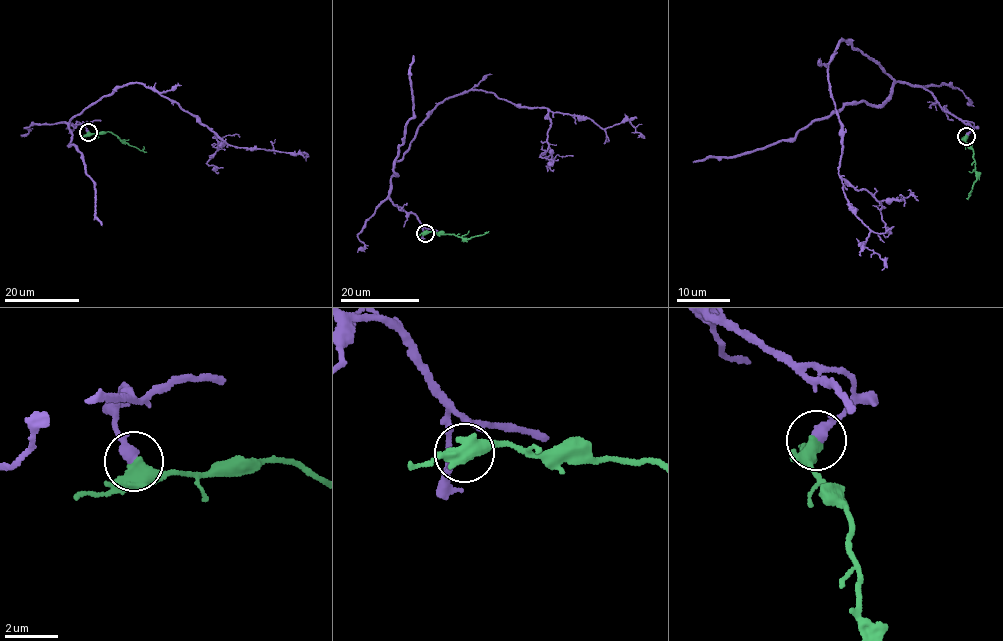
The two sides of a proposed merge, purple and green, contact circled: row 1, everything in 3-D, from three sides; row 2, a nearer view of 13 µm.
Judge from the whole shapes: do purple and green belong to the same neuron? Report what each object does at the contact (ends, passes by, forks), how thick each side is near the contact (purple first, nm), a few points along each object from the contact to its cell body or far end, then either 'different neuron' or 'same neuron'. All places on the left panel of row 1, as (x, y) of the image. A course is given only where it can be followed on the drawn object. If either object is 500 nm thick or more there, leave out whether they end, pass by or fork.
purple ends; green passes by; calibres 400 and 440 nm; course purple (88, 132), (87, 121), (61, 121), (115, 89), (144, 83), (232, 146), (299, 151), (305, 161); course green (88, 132), (112, 132), (146, 152); same neuron

